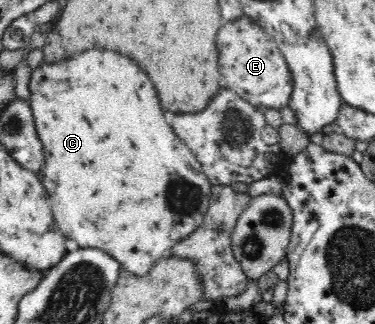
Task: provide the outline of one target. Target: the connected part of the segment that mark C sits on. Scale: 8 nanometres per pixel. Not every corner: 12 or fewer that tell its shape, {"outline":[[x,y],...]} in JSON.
{"outline":[[130,57],[28,89],[55,226],[144,276],[212,185]]}

